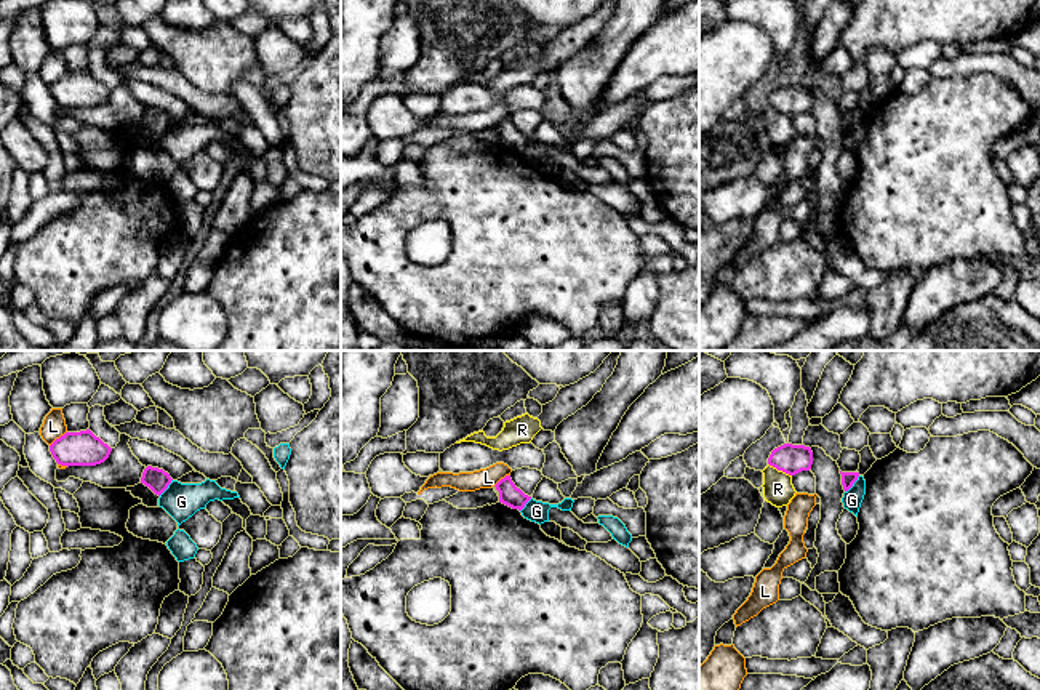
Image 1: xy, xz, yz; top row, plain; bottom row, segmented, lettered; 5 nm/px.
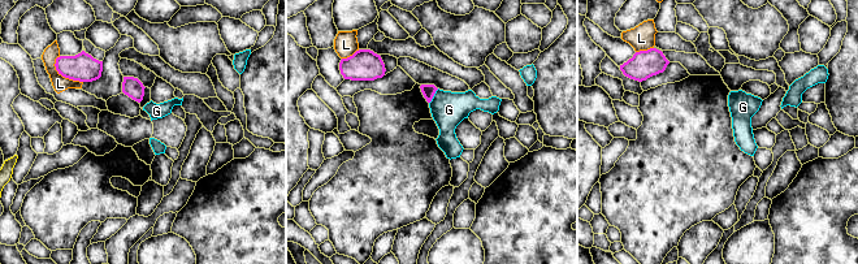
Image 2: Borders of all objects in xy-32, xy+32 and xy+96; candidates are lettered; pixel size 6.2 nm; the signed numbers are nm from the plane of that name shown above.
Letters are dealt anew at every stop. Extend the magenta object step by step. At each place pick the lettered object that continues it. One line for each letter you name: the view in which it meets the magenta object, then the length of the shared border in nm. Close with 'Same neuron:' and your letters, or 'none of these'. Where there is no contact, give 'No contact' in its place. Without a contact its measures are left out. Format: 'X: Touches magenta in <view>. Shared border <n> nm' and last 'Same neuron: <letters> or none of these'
Same neuron: none of these

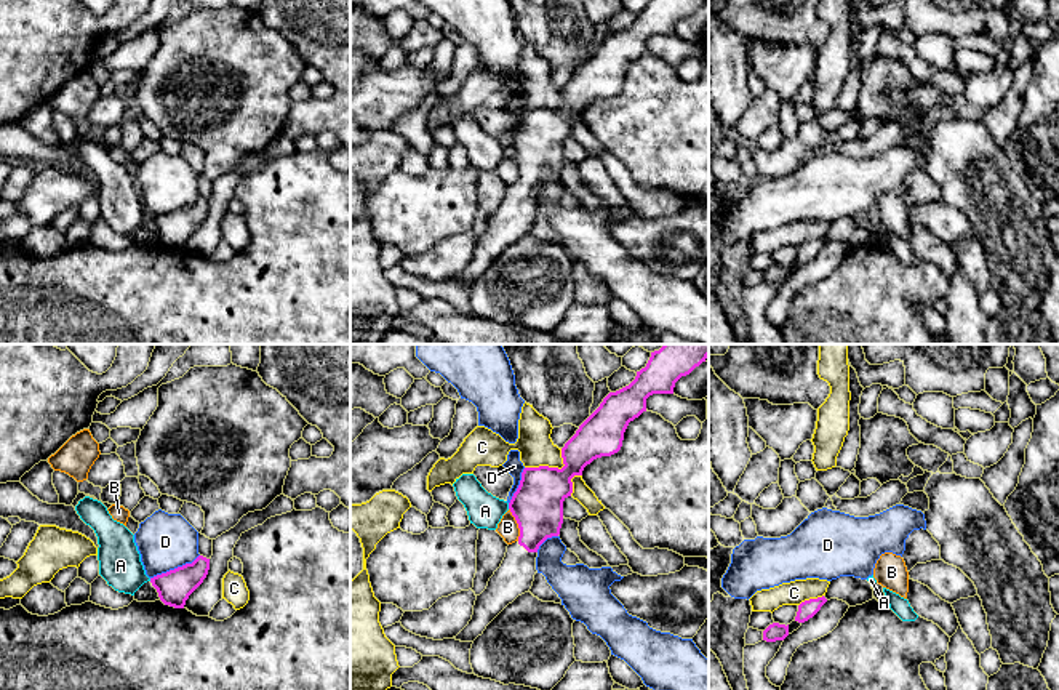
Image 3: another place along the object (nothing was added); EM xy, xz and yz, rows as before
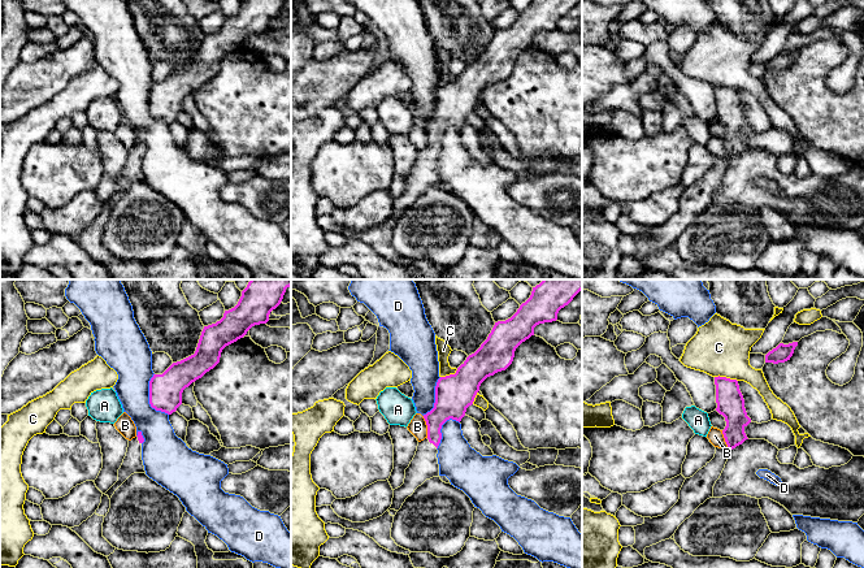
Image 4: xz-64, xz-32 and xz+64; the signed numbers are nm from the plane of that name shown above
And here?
Same neuron: none of these

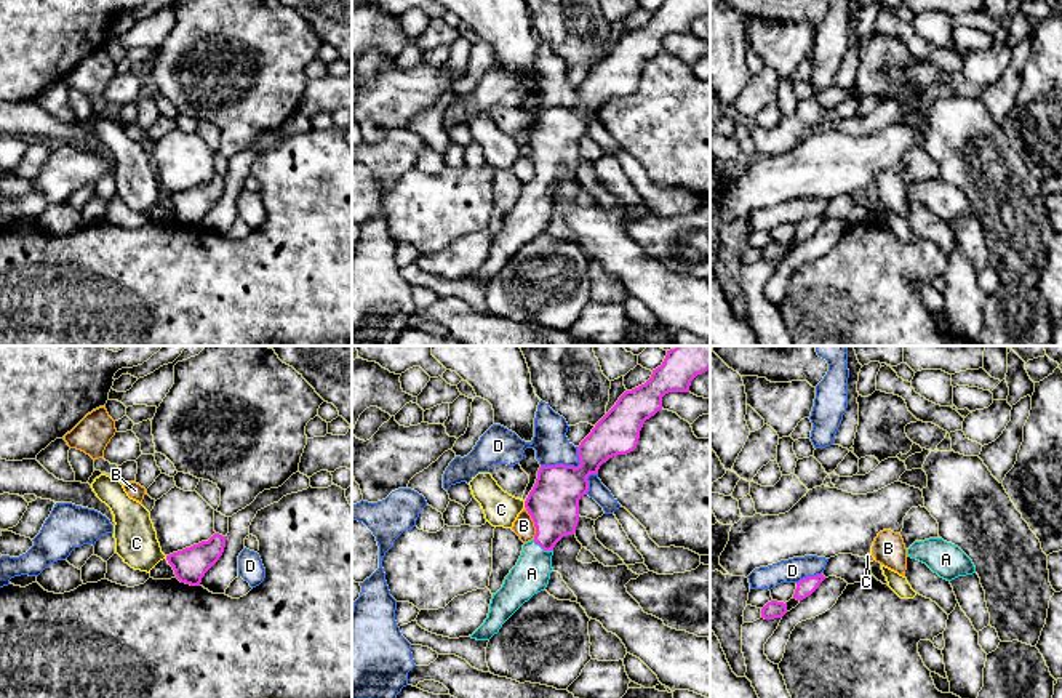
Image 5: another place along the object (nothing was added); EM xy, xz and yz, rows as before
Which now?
A: Touches magenta in xz. Shared border 120 nm
Same neuron: A

